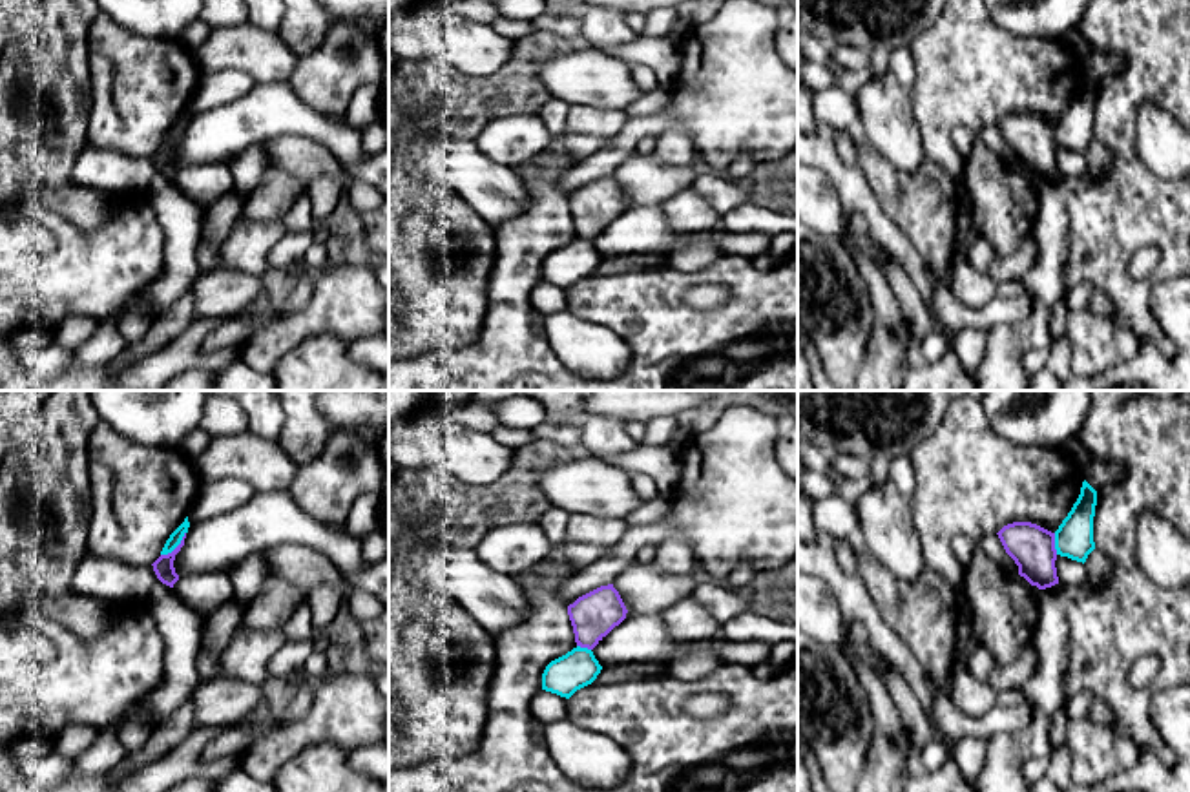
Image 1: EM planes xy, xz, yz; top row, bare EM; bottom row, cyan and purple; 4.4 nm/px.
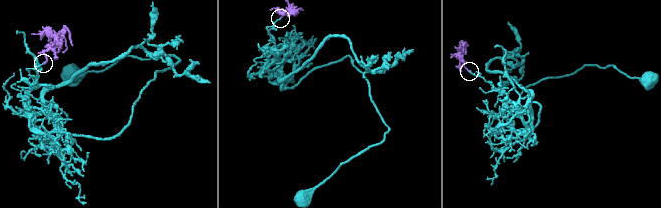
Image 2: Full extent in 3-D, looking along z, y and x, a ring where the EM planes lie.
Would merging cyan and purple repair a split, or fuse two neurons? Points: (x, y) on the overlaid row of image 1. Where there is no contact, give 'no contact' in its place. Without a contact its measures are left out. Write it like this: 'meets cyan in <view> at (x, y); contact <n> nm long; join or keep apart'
meets cyan in xy at (176, 546); contact 160 nm long; keep apart

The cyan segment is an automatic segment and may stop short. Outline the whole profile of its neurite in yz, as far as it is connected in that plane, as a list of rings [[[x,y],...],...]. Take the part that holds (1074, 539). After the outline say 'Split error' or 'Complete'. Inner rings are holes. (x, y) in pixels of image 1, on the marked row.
[[[1084,480],[1080,495],[1068,516],[1055,531],[1057,555],[1077,562],[1086,562],[1095,549],[1093,542],[1093,516],[1097,505],[1097,491]]]. Complete

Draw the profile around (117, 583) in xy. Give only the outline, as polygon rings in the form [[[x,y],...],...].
[[[86,553],[73,575],[75,593],[110,604],[144,606],[157,582],[153,566],[126,564]]]

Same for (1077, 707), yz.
[[[1080,692],[1077,695],[1068,697],[1068,701],[1066,701],[1068,721],[1088,719],[1088,710],[1093,701],[1095,699],[1093,699],[1091,692]]]

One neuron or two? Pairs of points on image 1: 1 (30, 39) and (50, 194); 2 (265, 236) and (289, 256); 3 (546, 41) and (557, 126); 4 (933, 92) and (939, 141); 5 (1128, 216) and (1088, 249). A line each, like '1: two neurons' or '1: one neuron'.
1: two neurons
2: two neurons
3: two neurons
4: one neuron
5: one neuron

